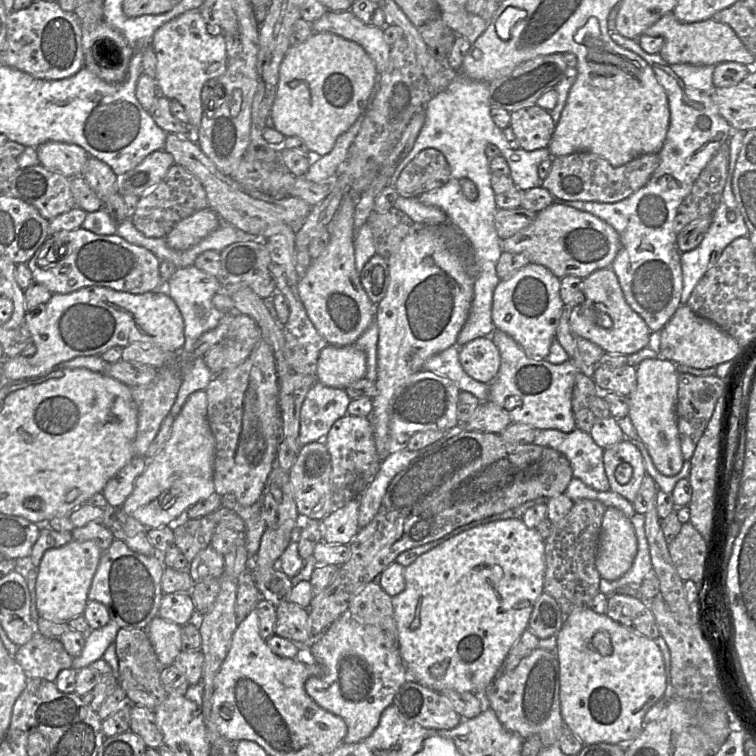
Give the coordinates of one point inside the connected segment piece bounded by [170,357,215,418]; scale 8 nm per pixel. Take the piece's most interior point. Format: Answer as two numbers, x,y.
196,375

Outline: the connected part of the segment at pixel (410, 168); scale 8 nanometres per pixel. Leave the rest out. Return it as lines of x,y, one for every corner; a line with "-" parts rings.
426,148
403,169
394,188
399,196
414,198
442,187
449,179
450,167
443,153

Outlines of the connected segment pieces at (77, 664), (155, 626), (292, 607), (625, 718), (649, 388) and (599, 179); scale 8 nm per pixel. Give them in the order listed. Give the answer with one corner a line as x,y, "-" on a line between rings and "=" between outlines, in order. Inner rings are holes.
110,619
102,628
90,630
85,634
85,644
79,656
73,658
72,668
76,671
101,659
107,647
116,639
120,627
=
160,616
147,626
146,632
162,667
172,665
181,650
182,626
169,622
=
286,601
276,607
275,634
299,646
307,646
312,639
308,608
=
590,608
575,610
565,617
557,633
556,656
559,661
560,704
563,722
584,745
609,743
626,745
643,729
646,712
664,694
666,676
663,655
654,642
=
645,359
636,366
636,385
628,397
629,412
631,419
639,438
645,444
656,469
667,477
677,475
685,462
678,433
676,404
678,391
678,373
675,369
675,363
667,359
=
577,151
565,156
553,157
551,169
543,180
542,187
547,189
553,198
567,201
593,201
615,203
629,197
645,186
659,165
659,154
644,154
621,166
613,166
606,159
586,151

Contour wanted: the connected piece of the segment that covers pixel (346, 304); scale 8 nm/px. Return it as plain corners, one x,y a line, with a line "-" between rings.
352,189
345,192
328,224
330,241
326,249
318,258
312,259
298,284
298,293
309,319
329,345
338,347
354,344
375,319
375,304
361,286
355,268
354,212
357,199

